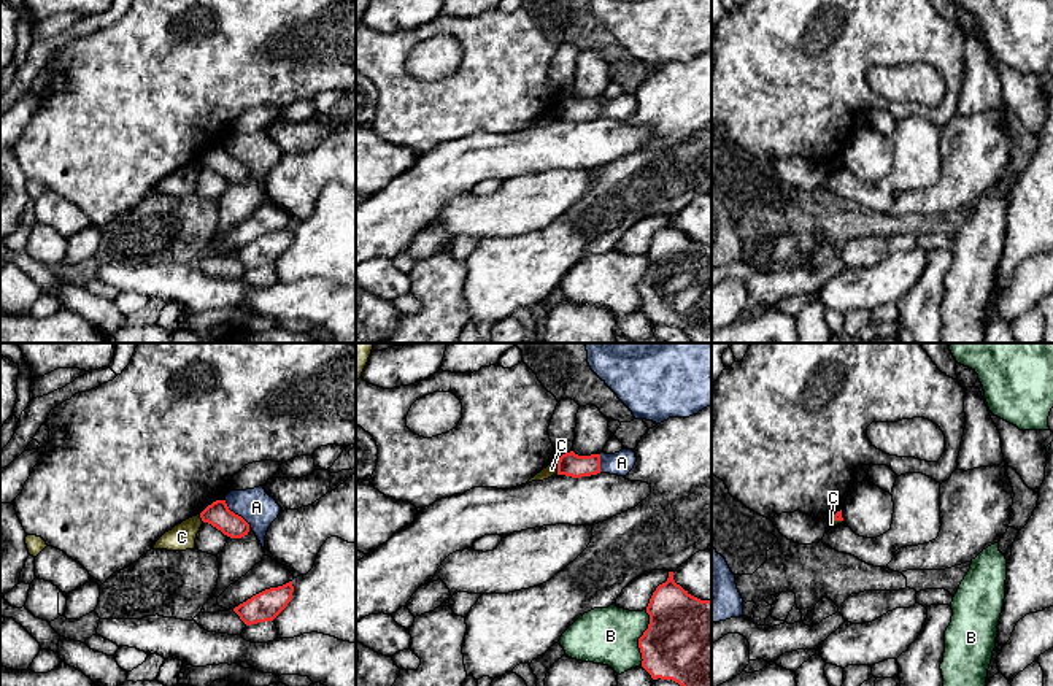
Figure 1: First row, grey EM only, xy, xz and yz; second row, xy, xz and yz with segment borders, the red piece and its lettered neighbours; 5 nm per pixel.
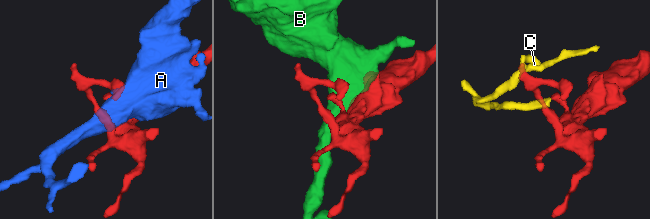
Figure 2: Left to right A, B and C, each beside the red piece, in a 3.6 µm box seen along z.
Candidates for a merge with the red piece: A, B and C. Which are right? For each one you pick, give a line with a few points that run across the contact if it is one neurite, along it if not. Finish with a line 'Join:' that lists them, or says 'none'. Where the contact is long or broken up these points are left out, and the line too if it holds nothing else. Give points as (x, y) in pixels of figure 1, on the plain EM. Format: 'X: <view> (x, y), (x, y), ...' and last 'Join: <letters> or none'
Join: none

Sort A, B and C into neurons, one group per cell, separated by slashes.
A / B / C

